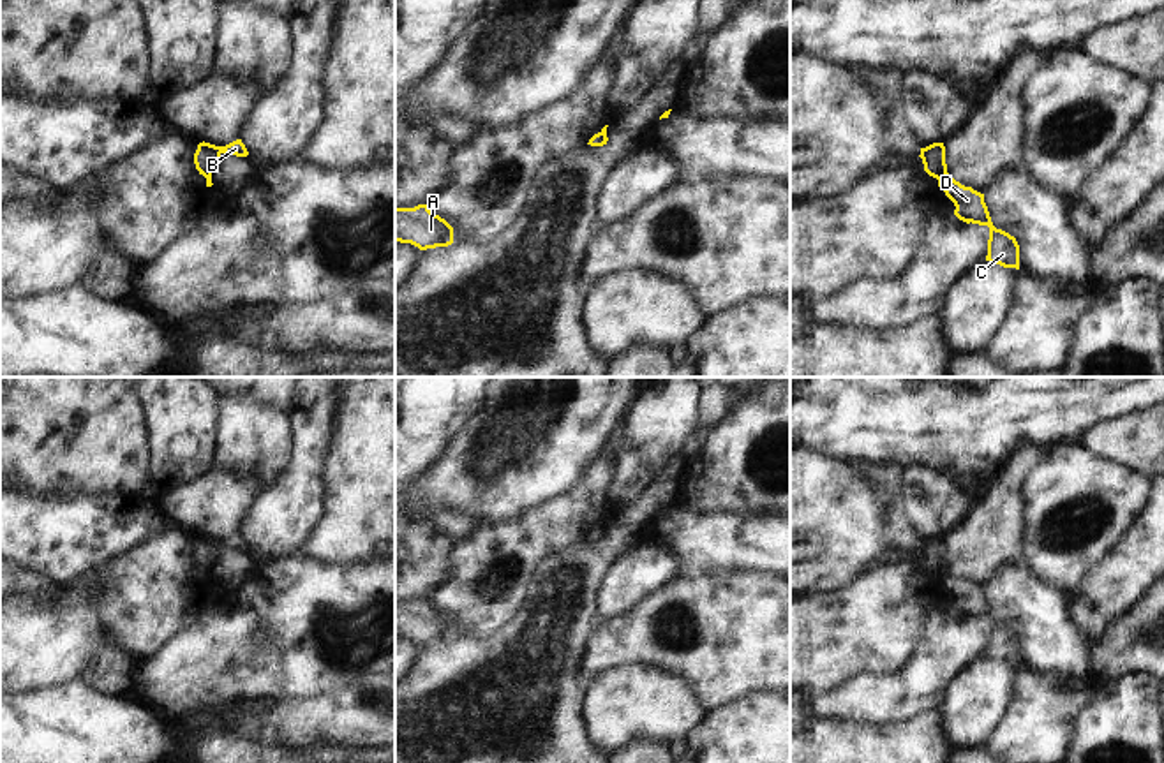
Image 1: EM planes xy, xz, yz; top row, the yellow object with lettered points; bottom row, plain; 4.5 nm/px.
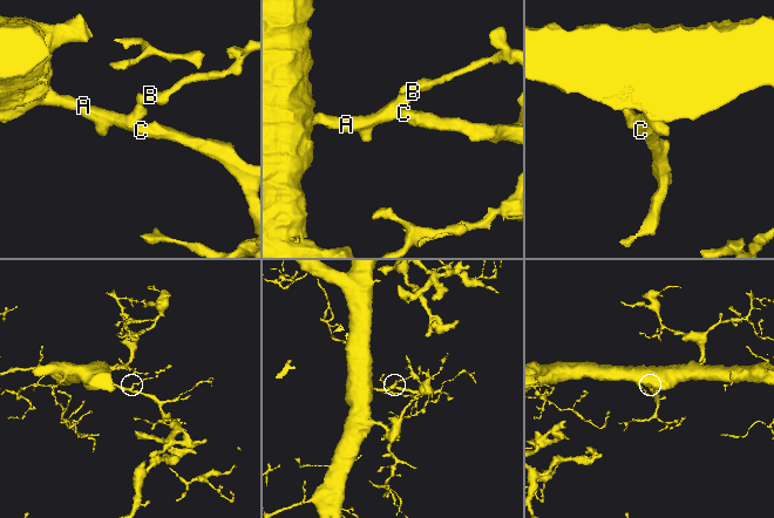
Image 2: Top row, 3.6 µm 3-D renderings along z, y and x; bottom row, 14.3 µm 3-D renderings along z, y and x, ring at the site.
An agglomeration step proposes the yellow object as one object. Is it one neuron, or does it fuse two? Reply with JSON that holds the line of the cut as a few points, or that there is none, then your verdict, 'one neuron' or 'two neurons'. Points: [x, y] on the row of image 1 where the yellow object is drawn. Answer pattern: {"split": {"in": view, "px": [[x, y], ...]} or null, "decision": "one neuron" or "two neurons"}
{"split": null, "decision": "one neuron"}

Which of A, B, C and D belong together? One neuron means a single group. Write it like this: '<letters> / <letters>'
A B C D

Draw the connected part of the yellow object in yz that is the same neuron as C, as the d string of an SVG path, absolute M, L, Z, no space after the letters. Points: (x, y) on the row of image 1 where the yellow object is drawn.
M933 143L921 148L924 171L938 180L938 187L954 203L954 215L966 224L979 224L989 227L988 256L986 261L1000 264L1004 268L1019 270L1019 245L1014 236L996 229L991 222L984 194L965 187L947 173L945 146L944 143Z

